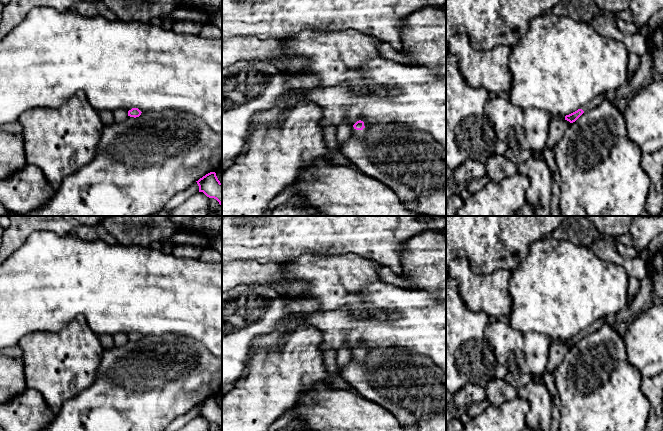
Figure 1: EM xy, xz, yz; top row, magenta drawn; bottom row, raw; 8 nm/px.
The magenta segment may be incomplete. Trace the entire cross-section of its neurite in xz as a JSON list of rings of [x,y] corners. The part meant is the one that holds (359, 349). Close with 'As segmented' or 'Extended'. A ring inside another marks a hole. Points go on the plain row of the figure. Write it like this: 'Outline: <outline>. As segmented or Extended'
Outline: [[[359,344],[352,350],[352,356],[359,361],[359,363],[363,363],[366,359],[366,352],[364,350],[364,346]]]. Extended

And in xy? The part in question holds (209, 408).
Outline: [[[210,396],[196,405],[199,416],[207,421],[216,423],[222,431],[222,407],[218,404],[215,396]]]. As segmented

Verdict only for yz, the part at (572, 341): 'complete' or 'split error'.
split error

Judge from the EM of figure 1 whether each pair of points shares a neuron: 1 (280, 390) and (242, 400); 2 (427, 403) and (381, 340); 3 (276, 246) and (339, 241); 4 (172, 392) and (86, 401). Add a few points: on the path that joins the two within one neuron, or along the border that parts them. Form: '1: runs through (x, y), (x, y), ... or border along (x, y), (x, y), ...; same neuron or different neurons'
1: runs through (271, 390), (265, 390), (255, 400), (251, 400); same neuron
2: border along (410, 350), (387, 348), (384, 351), (366, 352); different neurons
3: runs through (292, 241), (323, 241); same neuron
4: runs through (151, 392), (137, 395), (131, 401), (107, 401); same neuron

